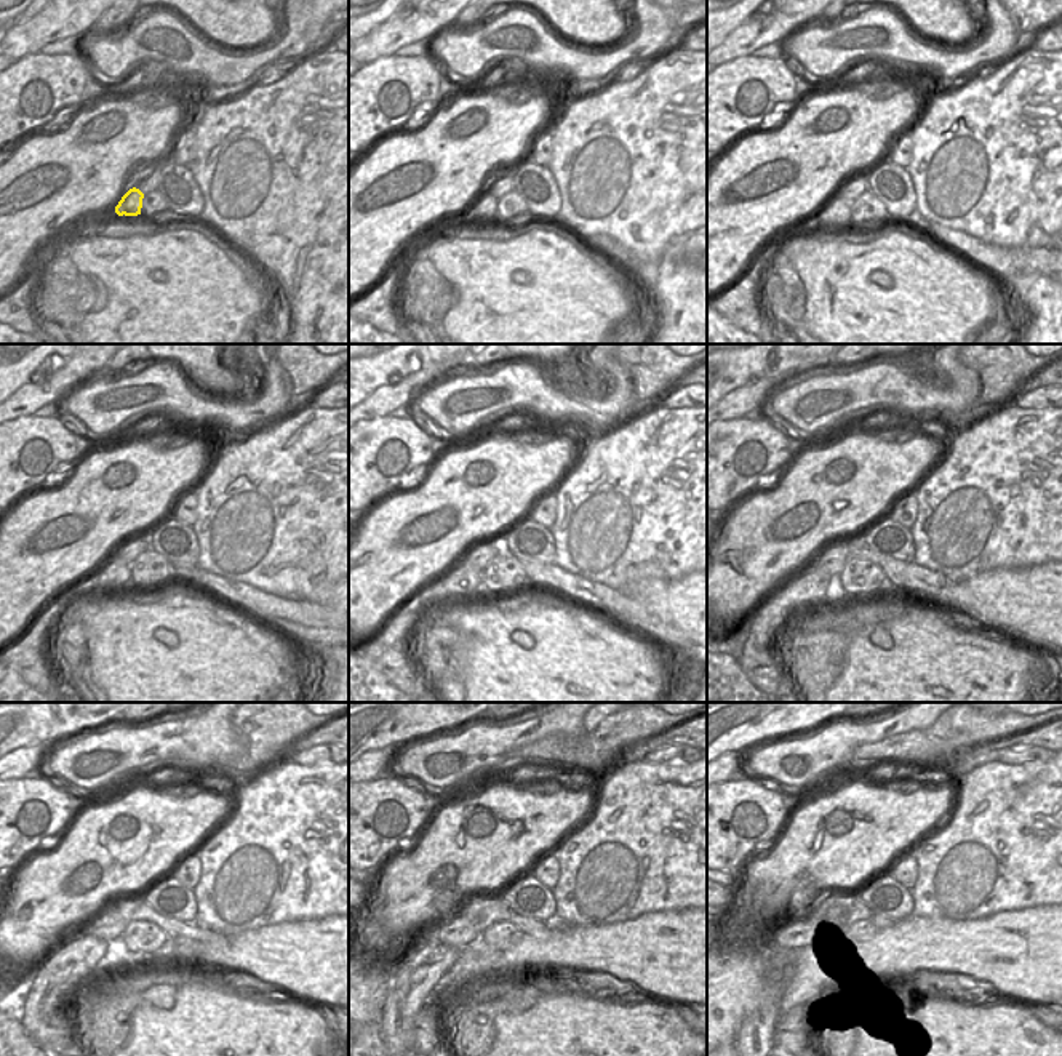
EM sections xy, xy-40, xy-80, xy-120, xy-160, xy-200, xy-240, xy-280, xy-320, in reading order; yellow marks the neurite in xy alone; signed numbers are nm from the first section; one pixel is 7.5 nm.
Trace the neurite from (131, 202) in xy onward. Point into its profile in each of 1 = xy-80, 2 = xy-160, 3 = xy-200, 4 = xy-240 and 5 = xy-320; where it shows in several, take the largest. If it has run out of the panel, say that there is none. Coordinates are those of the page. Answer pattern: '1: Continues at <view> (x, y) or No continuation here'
1: Continues at xy-80 (837, 213)
2: Continues at xy-160 (464, 580)
3: Continues at xy-200 (808, 588)
4: Continues at xy-240 (64, 968)
5: Continues at xy-320 (758, 1028).

